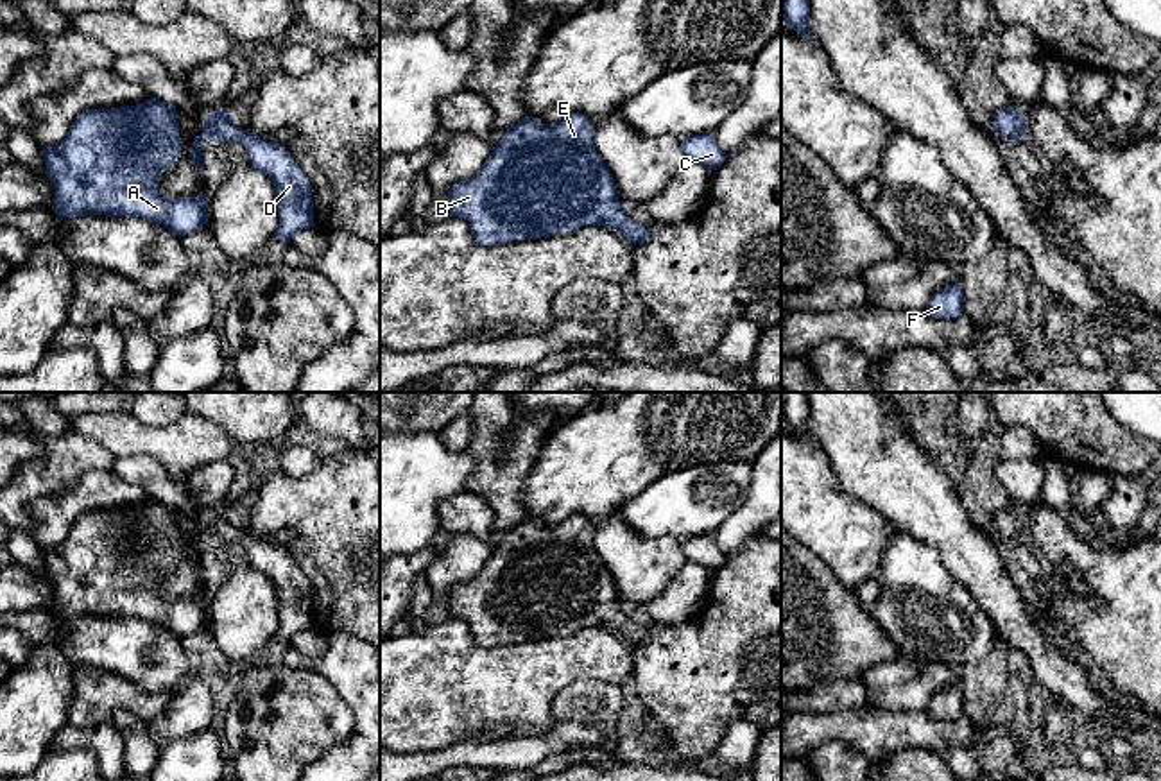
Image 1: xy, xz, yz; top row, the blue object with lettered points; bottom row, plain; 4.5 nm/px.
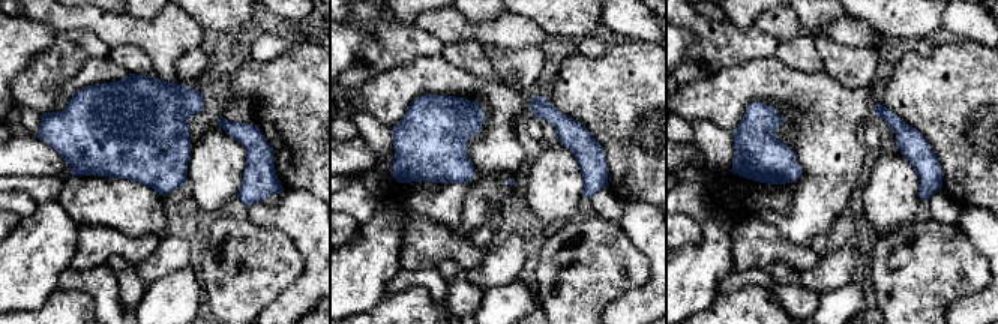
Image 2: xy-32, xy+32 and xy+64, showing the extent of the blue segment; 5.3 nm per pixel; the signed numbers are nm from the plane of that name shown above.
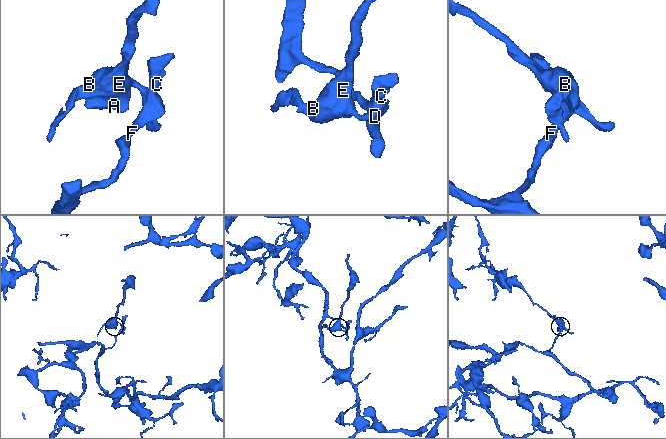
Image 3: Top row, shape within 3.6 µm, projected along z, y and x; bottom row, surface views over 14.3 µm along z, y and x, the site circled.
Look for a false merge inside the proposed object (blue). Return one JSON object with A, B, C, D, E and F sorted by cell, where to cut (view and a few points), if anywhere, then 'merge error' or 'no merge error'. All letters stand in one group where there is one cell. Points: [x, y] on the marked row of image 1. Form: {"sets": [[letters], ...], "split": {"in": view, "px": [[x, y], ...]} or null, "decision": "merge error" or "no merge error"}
{"sets": [["A", "B", "C", "D", "E", "F"]], "split": null, "decision": "no merge error"}

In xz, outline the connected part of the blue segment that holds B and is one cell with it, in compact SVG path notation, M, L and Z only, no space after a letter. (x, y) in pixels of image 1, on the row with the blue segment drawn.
M570 113L557 124L521 118L496 140L491 156L469 181L452 186L450 217L464 219L480 245L548 238L580 226L604 226L631 244L645 242L652 227L636 224L622 211L613 174L593 142L595 127L584 113Z

